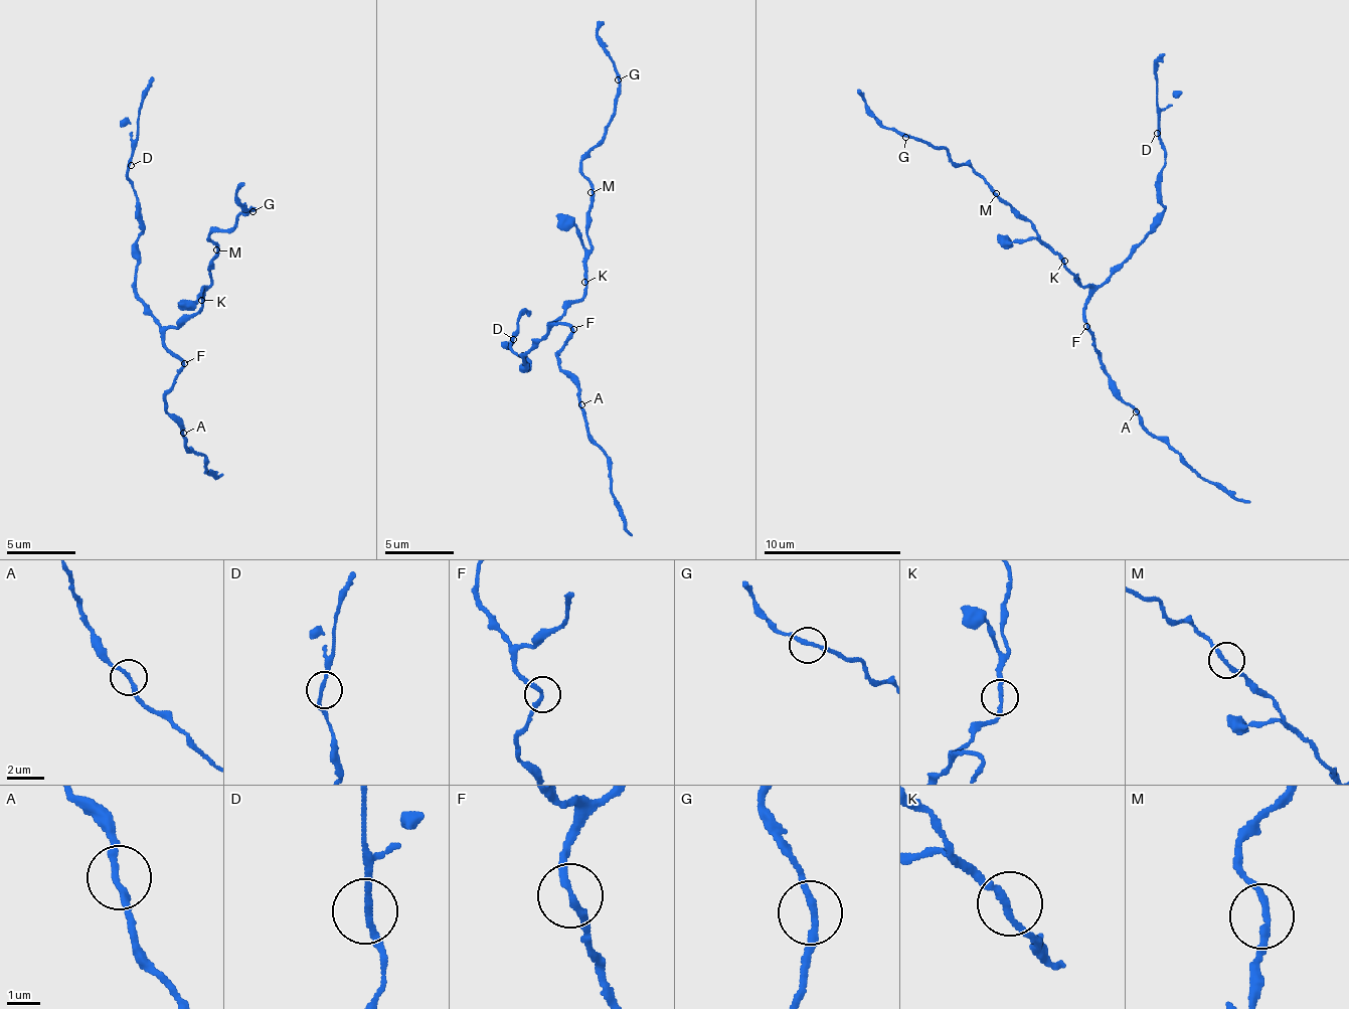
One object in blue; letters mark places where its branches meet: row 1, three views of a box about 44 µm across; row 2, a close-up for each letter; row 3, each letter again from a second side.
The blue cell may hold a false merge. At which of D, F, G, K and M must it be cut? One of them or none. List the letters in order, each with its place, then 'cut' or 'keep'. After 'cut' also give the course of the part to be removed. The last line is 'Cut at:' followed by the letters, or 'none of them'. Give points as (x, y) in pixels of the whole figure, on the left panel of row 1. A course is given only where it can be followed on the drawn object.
D: place (131, 165); keep
F: place (184, 363); keep
G: place (253, 211); keep
K: place (201, 300); keep
M: place (216, 249); keep
Cut at: none of them

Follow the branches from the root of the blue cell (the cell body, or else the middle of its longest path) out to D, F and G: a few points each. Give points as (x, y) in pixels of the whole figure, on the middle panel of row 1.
D: (572, 303), (549, 335), (524, 353), (528, 370), (526, 355), (510, 347), (513, 339)
F: (572, 303), (553, 322), (554, 327), (561, 323), (572, 330)
G: (572, 303), (585, 289), (583, 261), (591, 251), (591, 183), (583, 175), (582, 162), (612, 122), (618, 79)

